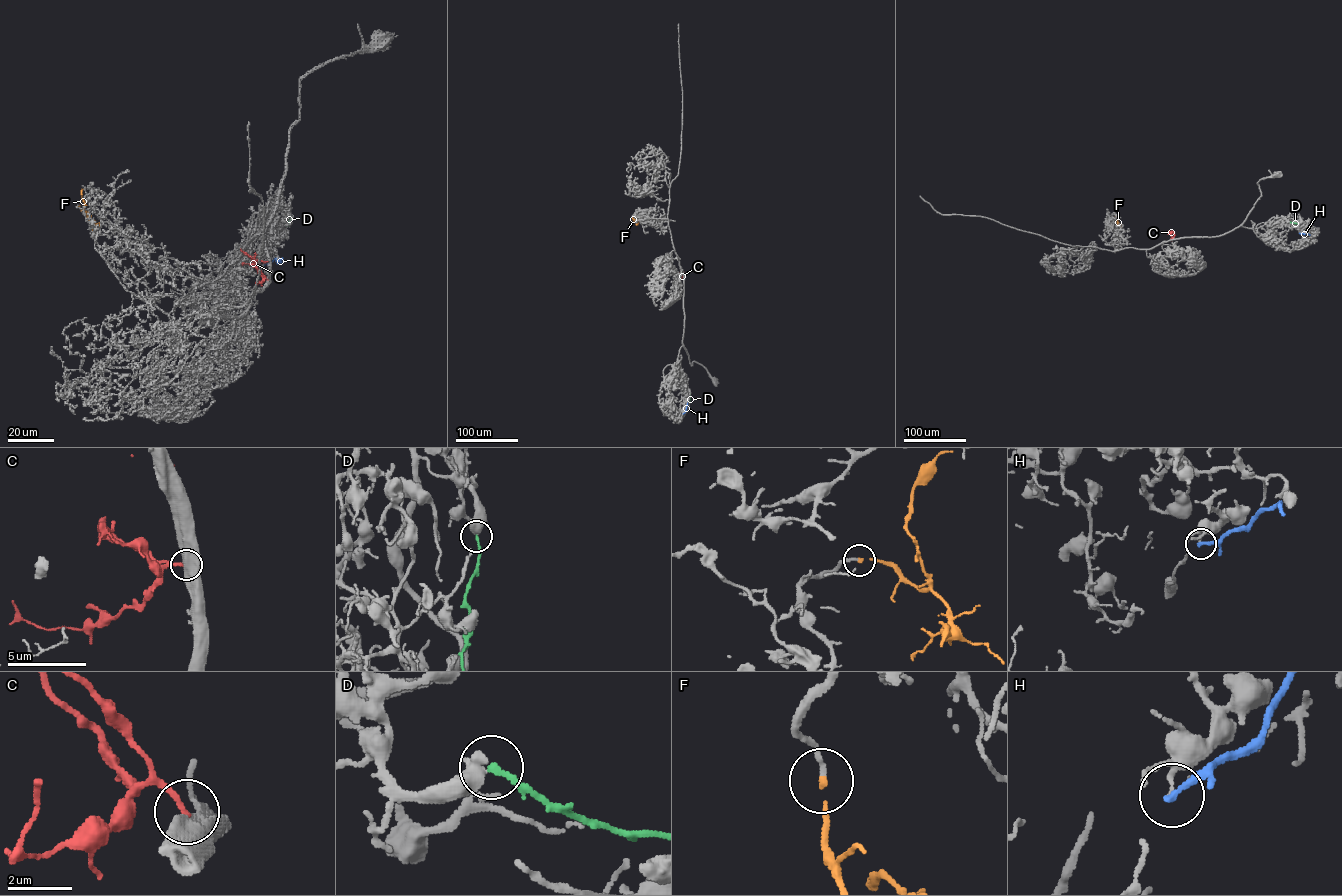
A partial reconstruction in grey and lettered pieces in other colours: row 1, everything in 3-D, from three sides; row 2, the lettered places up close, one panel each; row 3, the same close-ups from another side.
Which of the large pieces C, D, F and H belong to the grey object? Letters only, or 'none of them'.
F

